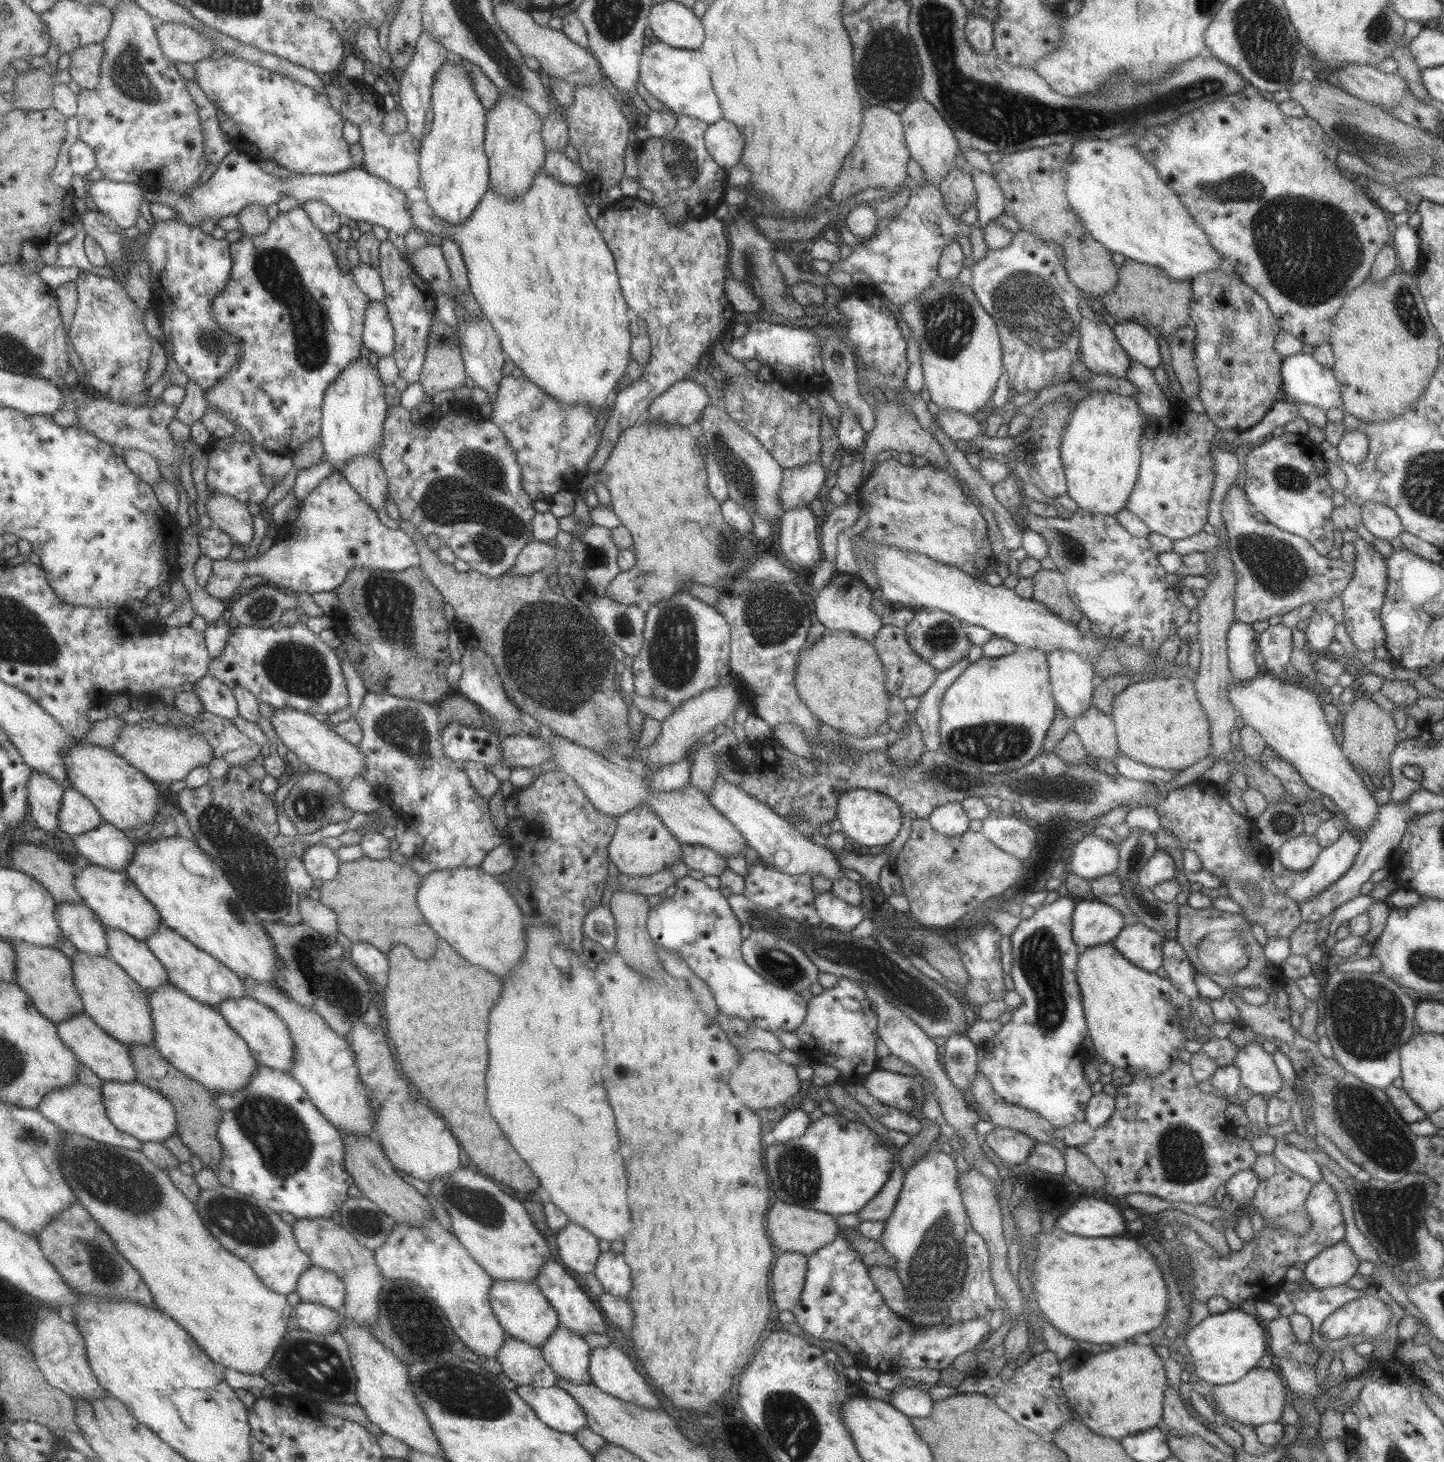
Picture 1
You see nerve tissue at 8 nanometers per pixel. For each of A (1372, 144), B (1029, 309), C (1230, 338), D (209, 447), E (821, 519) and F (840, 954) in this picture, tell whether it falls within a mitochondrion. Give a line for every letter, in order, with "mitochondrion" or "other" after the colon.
A: mitochondrion
B: mitochondrion
C: mitochondrion
D: other
E: other
F: mitochondrion

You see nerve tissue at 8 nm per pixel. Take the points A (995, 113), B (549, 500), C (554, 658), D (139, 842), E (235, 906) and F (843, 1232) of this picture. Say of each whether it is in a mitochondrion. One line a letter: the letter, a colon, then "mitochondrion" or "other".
A: mitochondrion
B: other
C: mitochondrion
D: other
E: mitochondrion
F: other

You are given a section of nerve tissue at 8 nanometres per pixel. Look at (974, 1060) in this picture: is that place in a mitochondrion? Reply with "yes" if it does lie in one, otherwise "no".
no

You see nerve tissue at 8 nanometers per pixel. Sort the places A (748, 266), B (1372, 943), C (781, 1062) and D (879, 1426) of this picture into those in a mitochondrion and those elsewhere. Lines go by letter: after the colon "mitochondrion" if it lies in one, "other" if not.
A: mitochondrion
B: other
C: other
D: other

